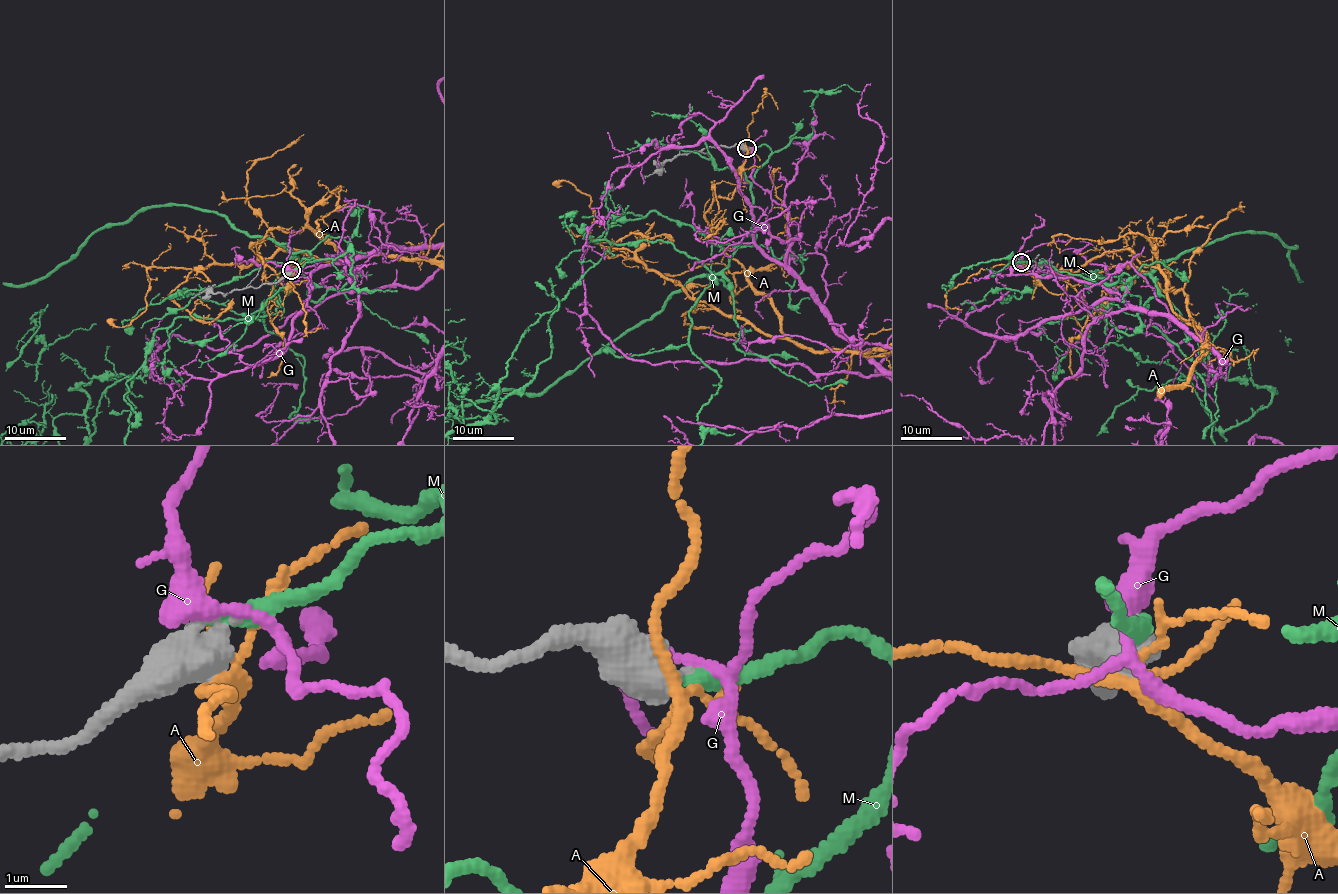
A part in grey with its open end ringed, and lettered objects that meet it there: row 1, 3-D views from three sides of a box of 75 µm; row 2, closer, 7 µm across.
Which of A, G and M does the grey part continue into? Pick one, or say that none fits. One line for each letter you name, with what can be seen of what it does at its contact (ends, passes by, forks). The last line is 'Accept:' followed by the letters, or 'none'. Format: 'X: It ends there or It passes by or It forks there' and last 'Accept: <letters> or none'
M: It ends there
Accept: M

